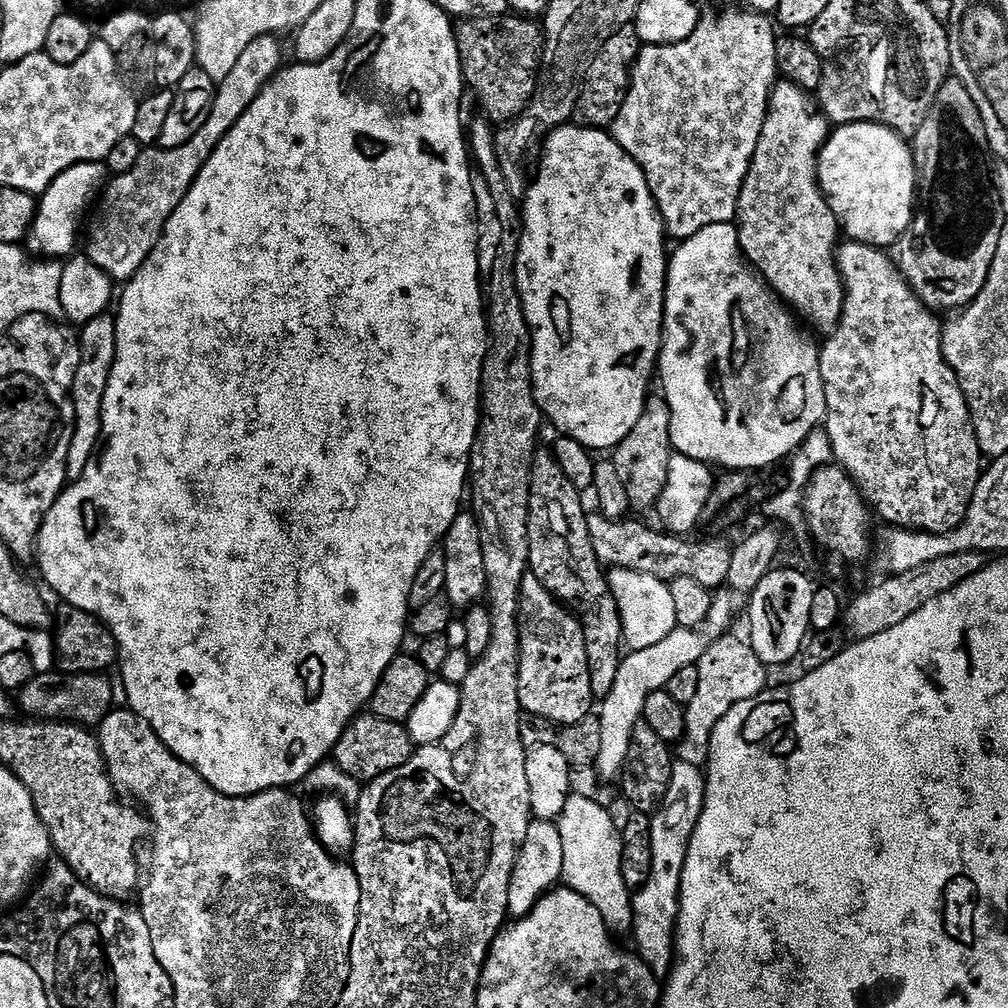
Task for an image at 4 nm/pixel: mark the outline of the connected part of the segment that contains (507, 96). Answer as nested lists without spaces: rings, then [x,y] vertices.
[[[505,14],[502,16],[461,19],[455,25],[455,29],[460,65],[464,71],[464,82],[470,89],[471,95],[472,92],[476,95],[481,110],[485,112],[481,113],[496,126],[507,125],[516,117],[524,115],[536,89],[536,78],[544,54],[544,37],[541,25],[532,18],[521,18],[516,14]]]

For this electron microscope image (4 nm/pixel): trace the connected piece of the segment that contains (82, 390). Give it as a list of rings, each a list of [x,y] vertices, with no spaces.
[[[105,314],[83,325],[79,333],[80,361],[74,374],[72,401],[74,402],[74,430],[70,438],[70,450],[66,454],[66,470],[69,481],[82,478],[86,466],[91,464],[98,452],[104,427],[102,426],[102,402],[110,378],[110,370],[116,357],[116,318]]]

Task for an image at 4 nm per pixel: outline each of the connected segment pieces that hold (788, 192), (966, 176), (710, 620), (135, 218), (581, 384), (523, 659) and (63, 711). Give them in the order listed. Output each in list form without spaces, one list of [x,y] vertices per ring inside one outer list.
[[[781,79],[777,82],[768,99],[762,138],[758,138],[758,150],[754,150],[748,177],[742,186],[742,194],[739,195],[735,219],[740,249],[745,259],[764,277],[781,300],[802,320],[808,320],[823,334],[837,327],[845,302],[844,281],[835,257],[840,227],[824,197],[824,191],[820,188],[818,176],[820,151],[824,149],[829,135],[830,121],[818,111],[813,97],[789,80]]]
[[[955,78],[945,80],[922,126],[918,126],[916,135],[911,137],[910,147],[916,163],[918,207],[910,226],[891,245],[890,255],[913,294],[927,308],[963,310],[978,298],[986,286],[990,266],[994,266],[994,254],[998,254],[998,238],[1002,238],[1002,222],[1006,213],[1000,209],[999,192],[994,190],[994,164],[990,159],[982,114],[978,114],[978,106],[974,106],[974,98],[970,98],[970,90],[966,90],[962,81]]]
[[[731,590],[717,591],[712,597],[710,614],[706,614],[706,622],[697,624],[694,628],[678,626],[670,634],[666,634],[662,642],[656,643],[655,646],[646,646],[646,650],[629,651],[621,659],[618,678],[614,678],[610,694],[603,696],[598,704],[598,715],[602,726],[602,750],[598,754],[594,768],[595,771],[600,771],[602,779],[615,781],[623,773],[634,726],[641,724],[644,718],[646,698],[650,698],[650,694],[655,692],[665,691],[670,678],[674,678],[678,670],[691,664],[696,665],[713,642],[729,635],[731,628],[728,627],[736,616],[736,600],[738,600],[737,593]]]
[[[248,56],[248,68],[240,68],[238,60],[229,77],[217,85],[206,124],[194,134],[194,138],[190,138],[190,142],[182,142],[177,148],[145,147],[138,158],[138,166],[115,177],[105,187],[94,208],[96,217],[88,228],[86,255],[90,263],[98,266],[98,270],[106,273],[113,282],[131,280],[146,258],[150,258],[170,214],[178,210],[182,198],[198,178],[202,166],[206,166],[214,154],[217,144],[250,108],[265,85],[264,76],[256,76],[256,68],[252,68],[252,56]]]
[[[569,122],[560,128],[551,129],[542,141],[543,148],[544,157],[540,160],[540,169],[537,172],[535,169],[534,179],[529,183],[522,201],[522,227],[516,255],[516,277],[524,317],[532,327],[532,389],[543,419],[547,423],[549,420],[557,428],[557,433],[582,442],[582,446],[589,450],[607,453],[618,447],[622,438],[634,430],[638,418],[642,418],[642,410],[653,391],[654,377],[658,372],[660,343],[664,340],[664,295],[670,259],[669,249],[664,249],[664,219],[638,162],[634,162],[634,158],[630,158],[630,154],[626,154],[626,150],[622,150],[622,146],[618,146],[616,139],[607,131]]]
[[[531,574],[522,582],[520,591],[518,698],[524,712],[559,725],[582,722],[594,708],[582,626]]]
[[[53,670],[41,672],[32,677],[18,693],[18,708],[25,712],[25,717],[35,718],[40,722],[59,722],[78,724],[89,730],[99,726],[108,713],[113,711],[112,684],[107,675],[91,672],[90,674],[70,674]]]

